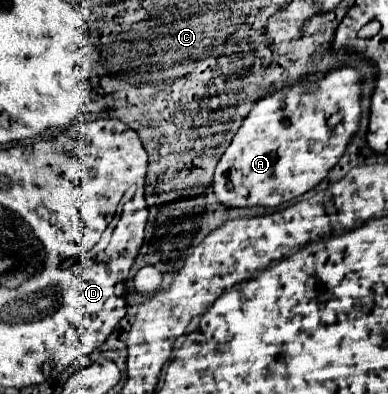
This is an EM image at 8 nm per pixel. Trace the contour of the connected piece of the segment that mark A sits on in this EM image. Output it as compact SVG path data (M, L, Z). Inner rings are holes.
M339 69L309 89L295 85L259 99L215 167L211 187L219 203L225 207L277 207L323 181L343 155L351 135L357 131L361 115L359 83L361 75L355 69Z

